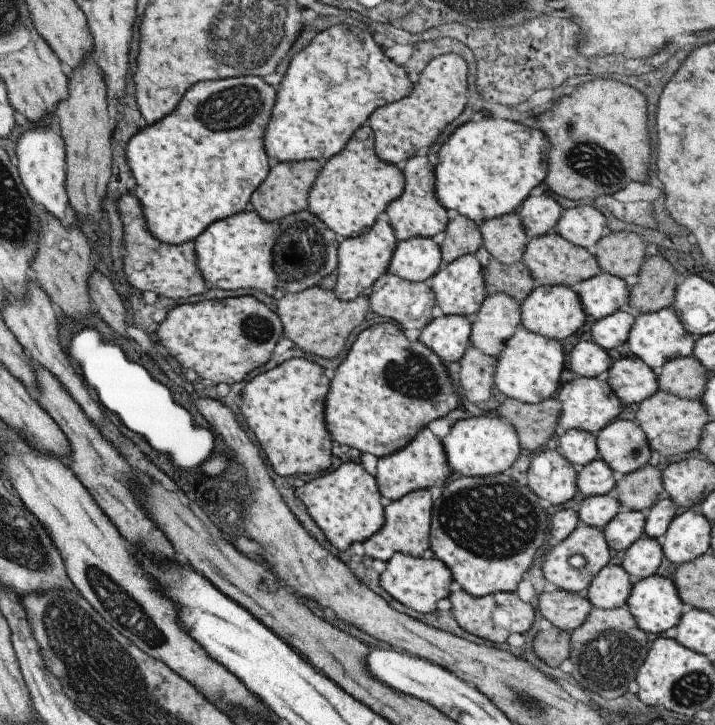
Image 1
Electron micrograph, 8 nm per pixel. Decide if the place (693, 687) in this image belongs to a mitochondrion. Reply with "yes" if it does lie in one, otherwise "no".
yes

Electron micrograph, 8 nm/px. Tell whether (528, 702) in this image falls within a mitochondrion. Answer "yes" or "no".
yes

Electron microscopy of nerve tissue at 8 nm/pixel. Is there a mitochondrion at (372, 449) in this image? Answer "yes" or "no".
no

